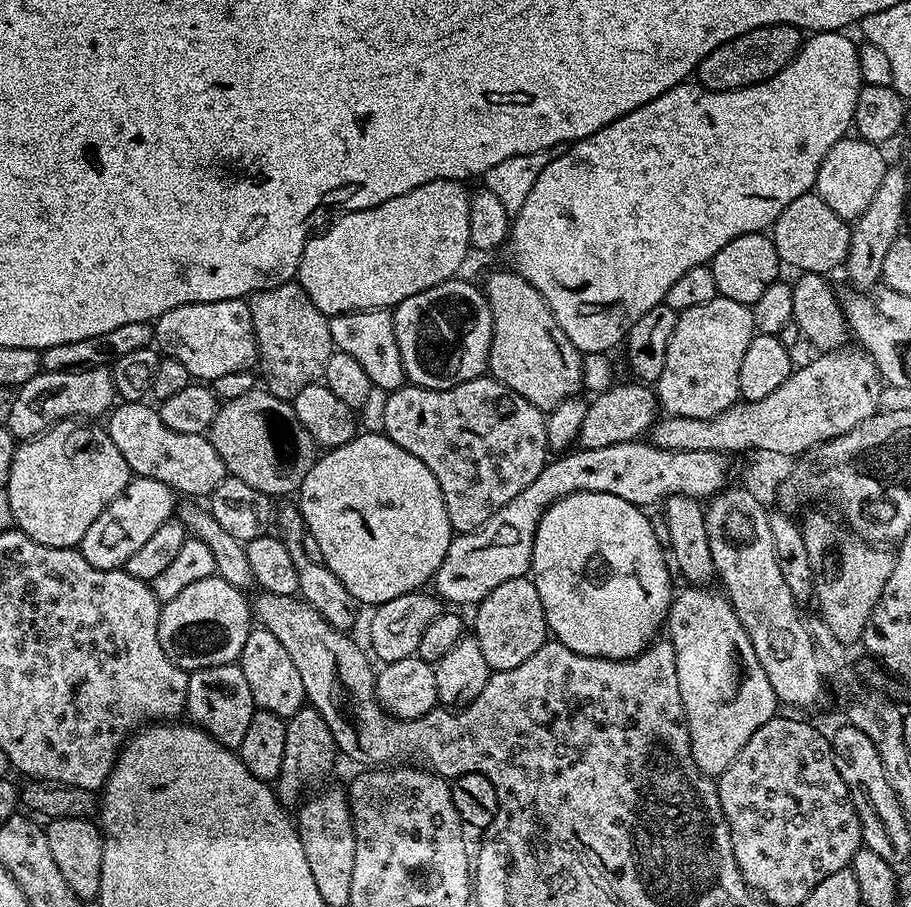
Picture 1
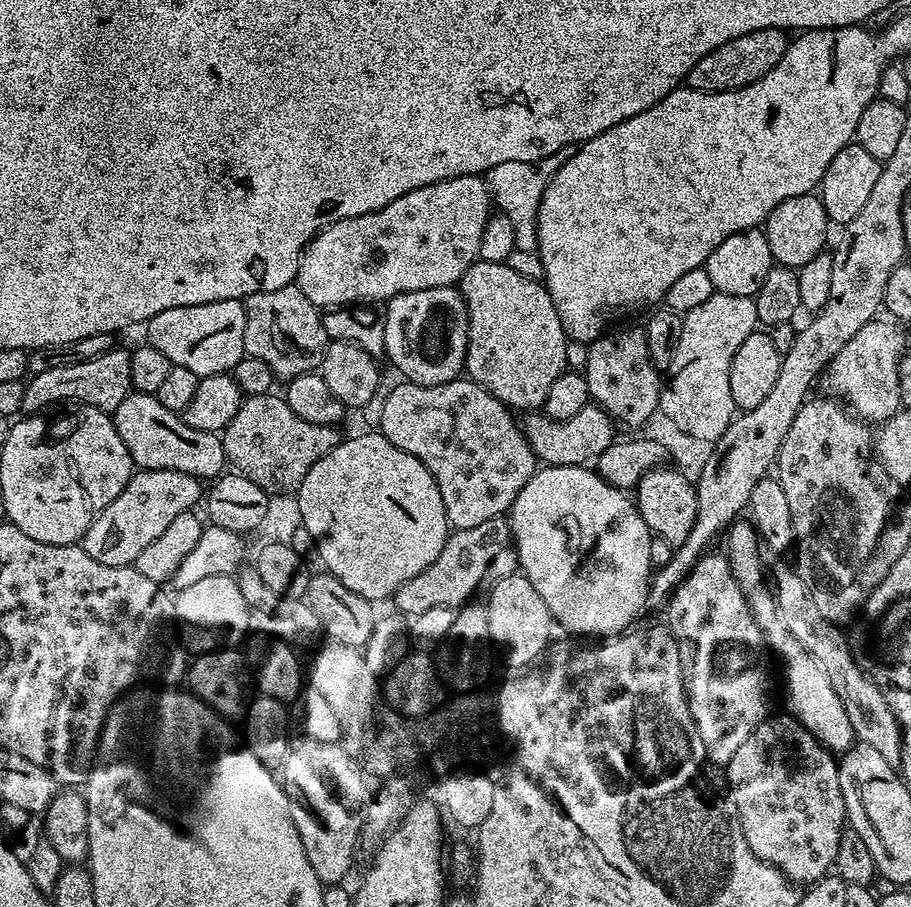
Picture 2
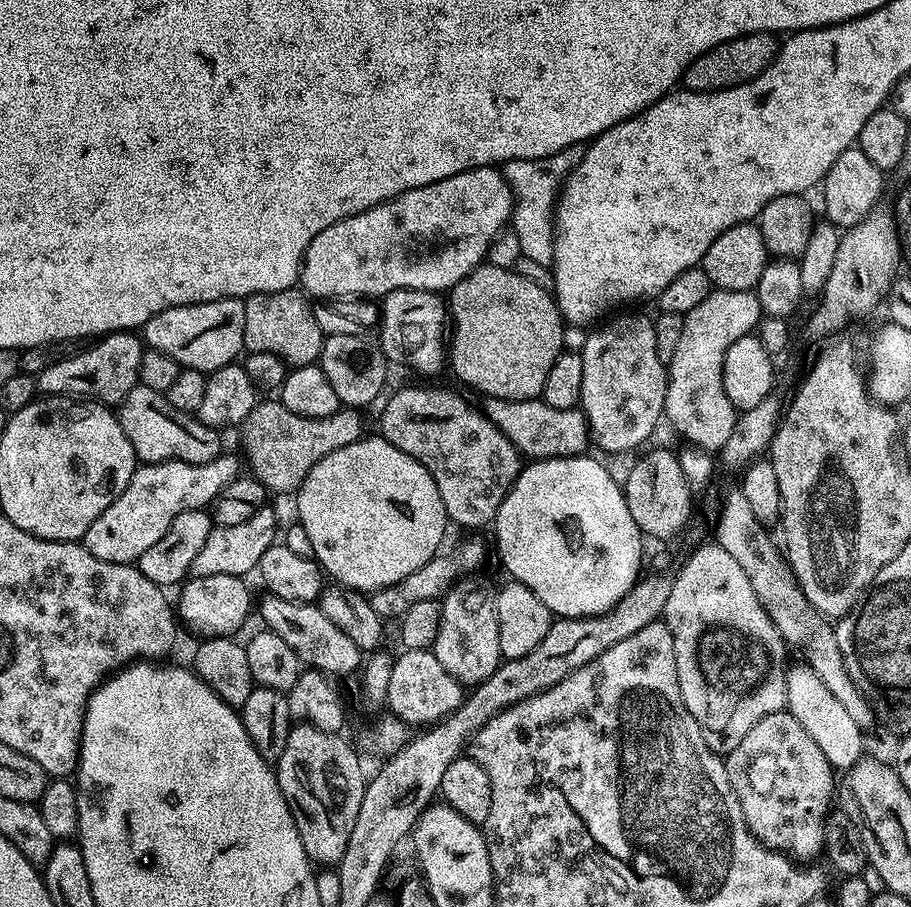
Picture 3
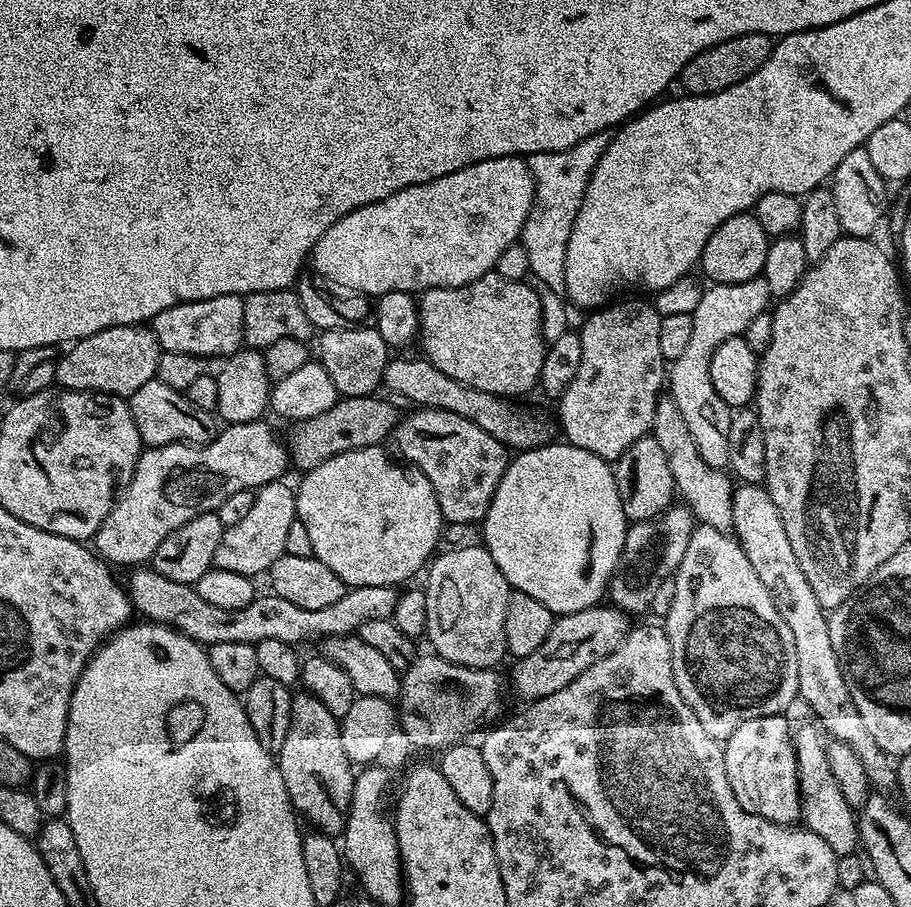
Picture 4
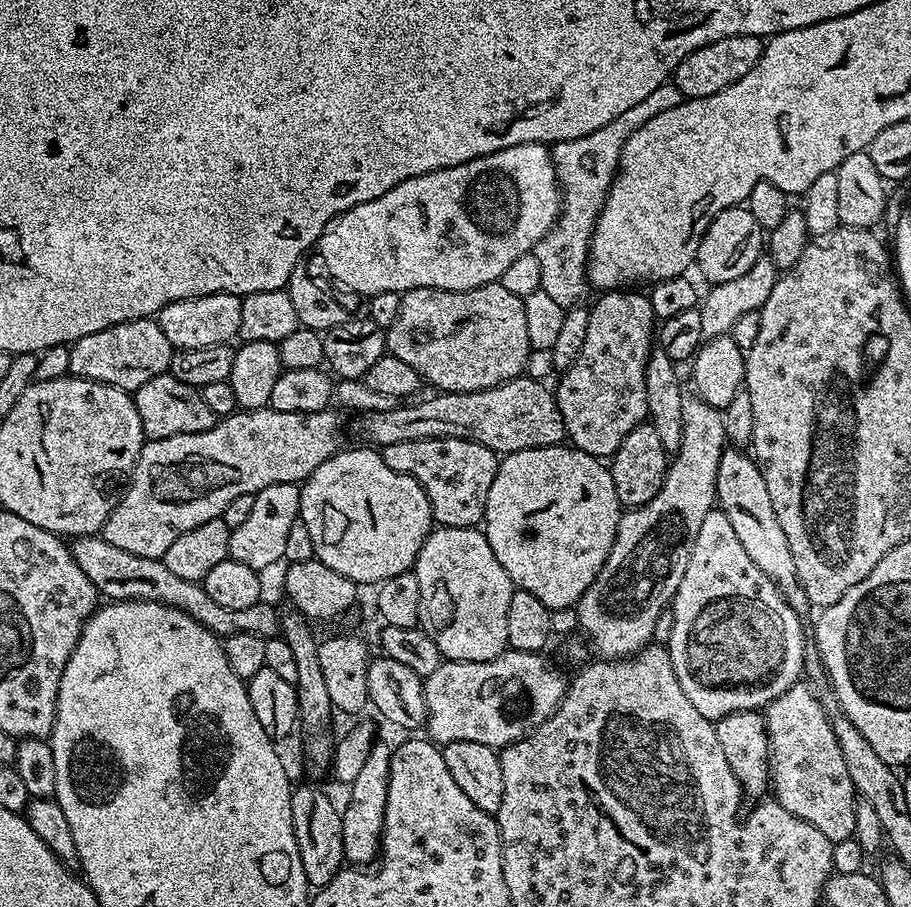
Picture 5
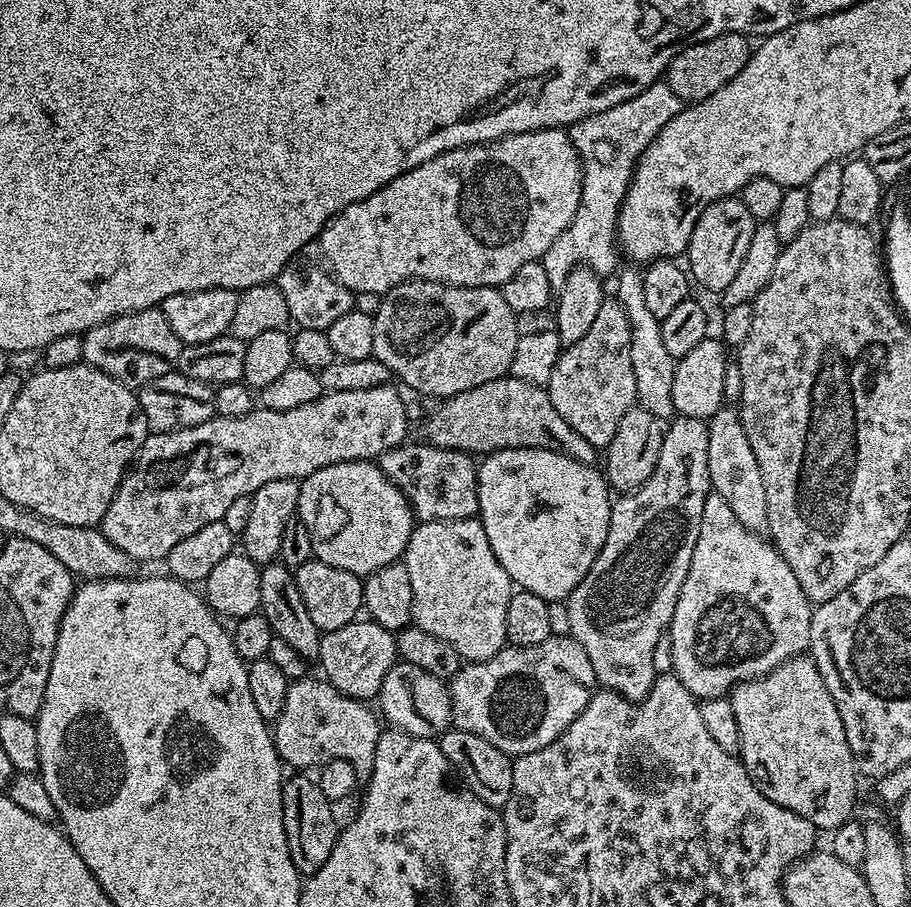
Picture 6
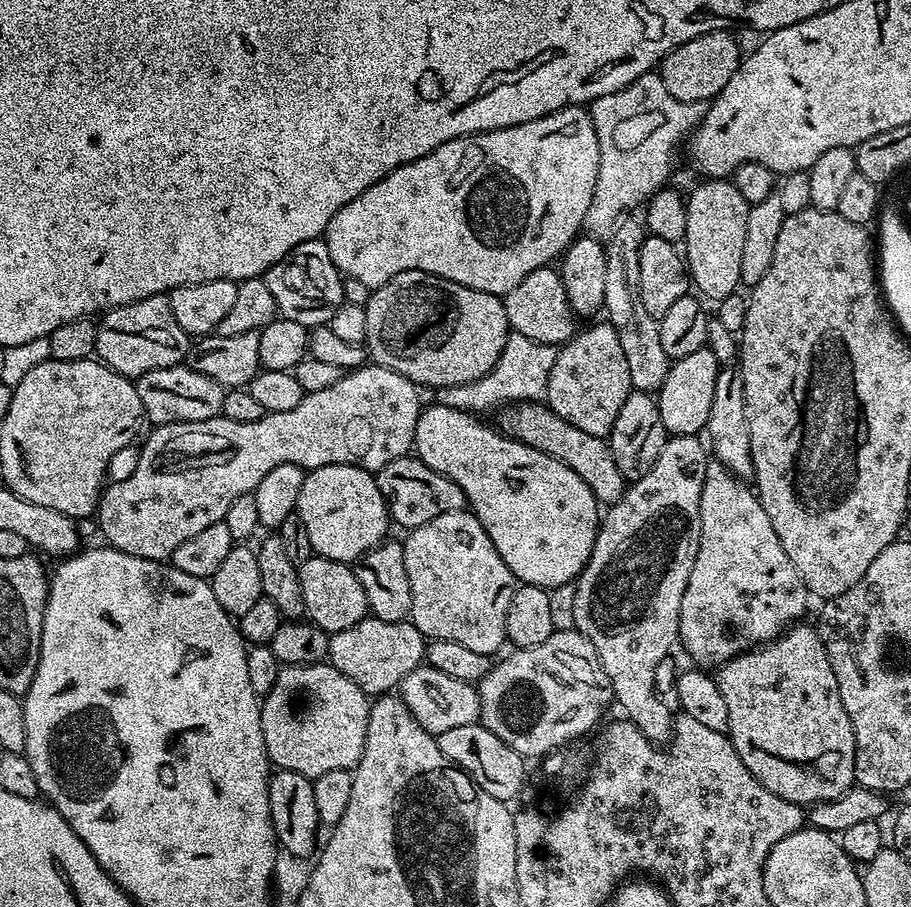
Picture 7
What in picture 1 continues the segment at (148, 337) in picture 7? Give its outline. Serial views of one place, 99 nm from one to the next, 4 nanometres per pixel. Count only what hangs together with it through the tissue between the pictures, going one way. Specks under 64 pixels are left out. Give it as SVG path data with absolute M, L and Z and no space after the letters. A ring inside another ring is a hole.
M77 368L75 372L46 372L41 370L21 388L15 389L7 409L6 427L17 441L23 442L40 436L49 428L73 418L103 417L117 403L116 387L111 371L102 368Z

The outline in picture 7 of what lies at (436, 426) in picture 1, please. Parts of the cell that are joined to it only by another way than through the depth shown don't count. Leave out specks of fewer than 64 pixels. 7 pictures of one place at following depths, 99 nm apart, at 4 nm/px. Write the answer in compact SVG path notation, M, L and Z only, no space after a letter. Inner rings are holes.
M415 454L394 458L394 462L386 462L386 466L382 466L380 471L375 473L375 477L378 490L388 507L391 523L393 525L401 524L404 530L426 526L426 522L434 522L434 518L438 518L438 514L465 511L464 491L450 477L443 476L438 470L430 470L430 466L426 466L426 462L422 462Z

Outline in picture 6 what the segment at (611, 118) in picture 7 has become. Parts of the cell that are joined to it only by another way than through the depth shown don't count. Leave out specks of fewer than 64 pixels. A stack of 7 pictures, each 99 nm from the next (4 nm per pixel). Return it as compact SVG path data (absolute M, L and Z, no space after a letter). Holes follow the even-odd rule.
M657 82L642 90L642 94L618 106L610 106L610 110L590 114L567 129L574 150L580 155L584 181L582 198L570 226L566 226L562 234L558 234L542 261L546 278L550 278L553 290L560 289L566 278L570 278L570 270L581 266L590 266L594 274L601 278L615 277L618 271L616 223L622 202L626 198L626 190L636 172L636 164L646 146L654 142L658 130L662 130L662 126L666 126L666 122L670 122L670 118L674 118L681 107L678 94L670 90L668 83Z

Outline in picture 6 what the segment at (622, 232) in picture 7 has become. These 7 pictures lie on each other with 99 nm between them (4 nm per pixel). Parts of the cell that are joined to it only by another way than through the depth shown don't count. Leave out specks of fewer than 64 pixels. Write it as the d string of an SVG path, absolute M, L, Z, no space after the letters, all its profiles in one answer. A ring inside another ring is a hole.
M621 267L614 277L616 292L614 299L626 310L626 318L630 318L630 362L634 365L634 390L636 402L639 407L650 410L660 421L668 422L674 416L674 370L677 357L666 351L666 345L662 343L662 330L660 320L650 314L646 307L646 286L644 285L644 273L639 267Z

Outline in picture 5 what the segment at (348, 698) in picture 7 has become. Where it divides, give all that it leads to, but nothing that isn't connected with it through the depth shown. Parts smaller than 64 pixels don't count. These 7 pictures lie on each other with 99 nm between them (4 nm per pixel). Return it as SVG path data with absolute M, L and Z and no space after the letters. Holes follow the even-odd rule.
M381 742L373 743L358 778L350 786L352 801L342 808L342 846L344 858L352 866L368 866L379 857L380 839L384 836L386 794L390 784L390 762L393 749Z

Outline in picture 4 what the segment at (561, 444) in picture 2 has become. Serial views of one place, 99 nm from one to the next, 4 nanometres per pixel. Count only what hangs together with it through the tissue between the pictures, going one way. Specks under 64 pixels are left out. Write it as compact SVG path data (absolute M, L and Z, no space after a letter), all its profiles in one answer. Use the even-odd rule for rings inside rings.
M422 356L389 359L386 370L383 372L382 384L388 392L398 393L408 398L411 405L444 409L448 413L466 418L467 421L475 422L491 437L497 438L509 449L515 451L538 448L551 439L550 428L542 417L514 405L517 403L509 399L487 394L486 391L474 390L472 387L458 383L456 379L442 373L442 370L438 370Z

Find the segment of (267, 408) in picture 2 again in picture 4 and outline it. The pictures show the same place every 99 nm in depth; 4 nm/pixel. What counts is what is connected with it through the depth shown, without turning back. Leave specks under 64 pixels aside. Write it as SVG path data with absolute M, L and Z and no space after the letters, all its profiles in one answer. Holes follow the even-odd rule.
M383 395L370 396L345 396L337 399L326 414L318 414L315 418L306 418L291 425L292 433L286 436L286 447L291 463L300 467L301 473L309 472L311 468L317 468L322 462L334 458L343 452L358 450L359 448L374 448L383 445L384 439L391 437L396 431L396 425L402 419L401 409L395 408Z

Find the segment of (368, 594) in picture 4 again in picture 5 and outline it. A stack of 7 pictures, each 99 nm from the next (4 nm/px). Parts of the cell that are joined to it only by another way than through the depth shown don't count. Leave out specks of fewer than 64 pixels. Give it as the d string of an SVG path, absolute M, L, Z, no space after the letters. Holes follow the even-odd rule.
M103 535L78 536L71 541L72 557L78 566L82 566L82 574L94 582L97 593L109 601L141 600L142 602L158 602L171 608L182 610L194 618L218 637L245 632L272 638L278 632L278 608L267 602L254 606L246 606L246 610L230 610L227 606L218 606L210 594L206 594L203 583L178 578L163 562L163 559L142 558L142 554L129 554L127 550L118 550L118 546L110 546Z

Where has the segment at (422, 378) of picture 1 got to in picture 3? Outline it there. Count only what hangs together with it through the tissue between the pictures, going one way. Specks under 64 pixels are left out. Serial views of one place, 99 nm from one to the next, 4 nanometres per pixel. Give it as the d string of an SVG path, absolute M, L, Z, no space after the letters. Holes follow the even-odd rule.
M394 290L383 297L384 317L380 320L380 336L378 343L384 350L385 356L393 365L405 364L416 372L425 372L432 376L435 372L445 371L446 368L446 304L440 301L441 297L435 292L422 290Z

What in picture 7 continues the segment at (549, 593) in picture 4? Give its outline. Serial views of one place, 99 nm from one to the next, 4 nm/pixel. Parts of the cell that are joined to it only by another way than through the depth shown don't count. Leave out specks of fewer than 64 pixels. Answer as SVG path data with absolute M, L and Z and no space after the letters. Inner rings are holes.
M430 403L428 407L421 411L418 418L416 443L414 445L415 455L419 456L422 462L426 462L426 466L430 466L430 470L438 470L443 476L450 477L464 491L467 507L476 515L478 522L482 522L482 530L486 530L490 542L494 542L494 550L498 550L502 562L506 562L506 566L520 584L533 584L539 588L549 590L563 584L572 584L576 577L580 575L580 571L586 566L586 562L594 550L594 542L602 519L601 505L594 498L590 486L586 486L586 482L582 482L582 478L578 478L578 474L574 474L574 470L570 470L570 466L558 462L558 458L550 458L550 454L542 454L542 450L534 450L534 446L526 446L522 441L504 435L495 427L492 427L493 429L487 428L480 420L482 419L477 418L473 413L461 412L460 409L451 408L445 404Z

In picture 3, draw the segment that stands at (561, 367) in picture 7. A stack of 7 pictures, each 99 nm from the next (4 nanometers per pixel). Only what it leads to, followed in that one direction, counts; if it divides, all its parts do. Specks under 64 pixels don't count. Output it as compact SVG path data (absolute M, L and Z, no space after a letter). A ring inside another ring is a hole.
M628 312L625 316L613 315L609 324L601 323L595 330L584 340L584 348L579 349L582 358L582 394L578 408L584 413L588 424L588 434L593 445L597 444L604 452L632 452L639 444L647 445L648 439L653 438L654 433L659 429L664 416L664 403L666 402L666 390L668 389L668 370L666 365L658 358L658 345L654 343L654 326L655 319L650 315L643 316L640 312Z

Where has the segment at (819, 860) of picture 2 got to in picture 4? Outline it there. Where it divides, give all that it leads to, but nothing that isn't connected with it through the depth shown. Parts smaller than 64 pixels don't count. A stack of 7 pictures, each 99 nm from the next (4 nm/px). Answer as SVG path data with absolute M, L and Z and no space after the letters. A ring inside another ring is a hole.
M787 715L763 716L750 718L750 722L742 722L734 734L723 741L724 761L726 762L726 778L730 782L730 790L734 790L734 798L746 810L755 816L766 818L775 824L792 826L801 819L802 801L800 798L800 775L796 761L796 745L794 743L793 725L788 725Z

